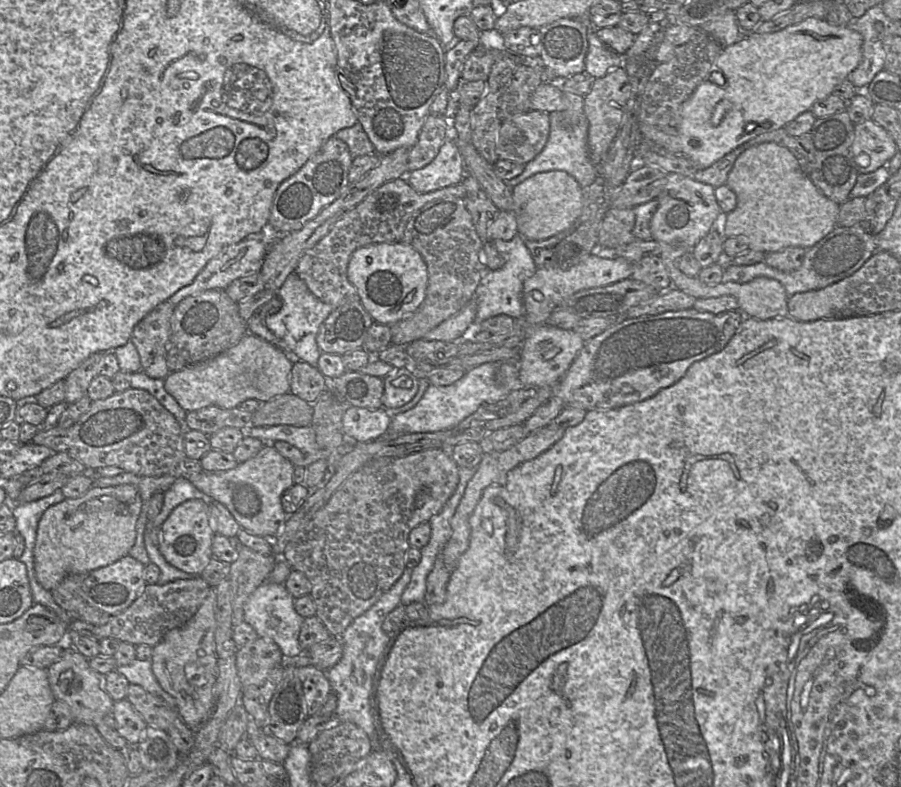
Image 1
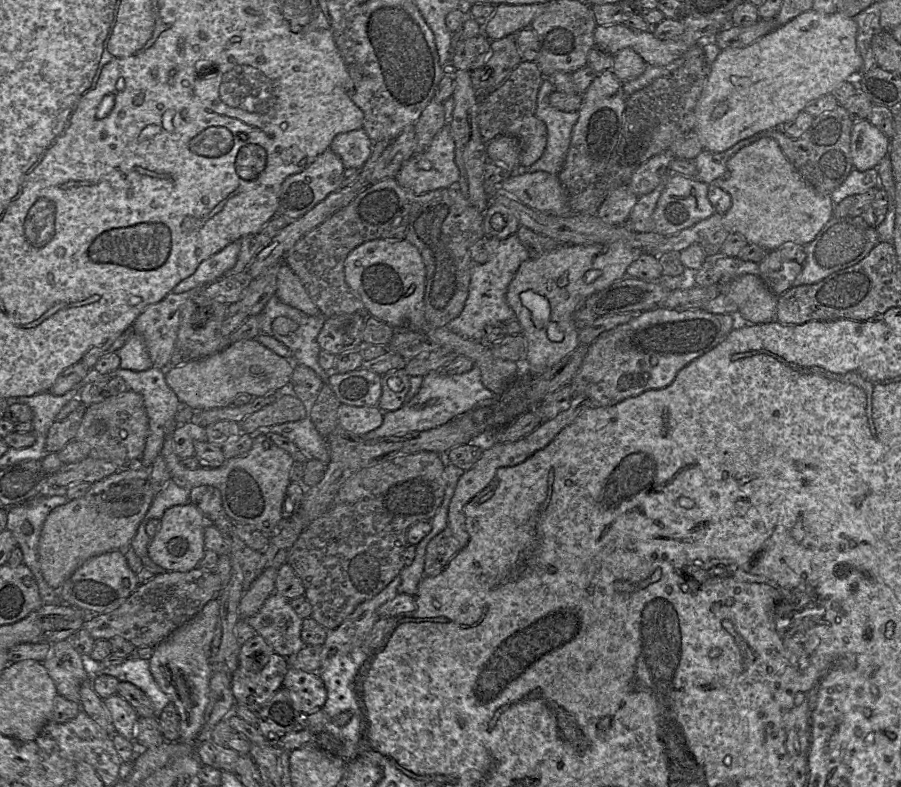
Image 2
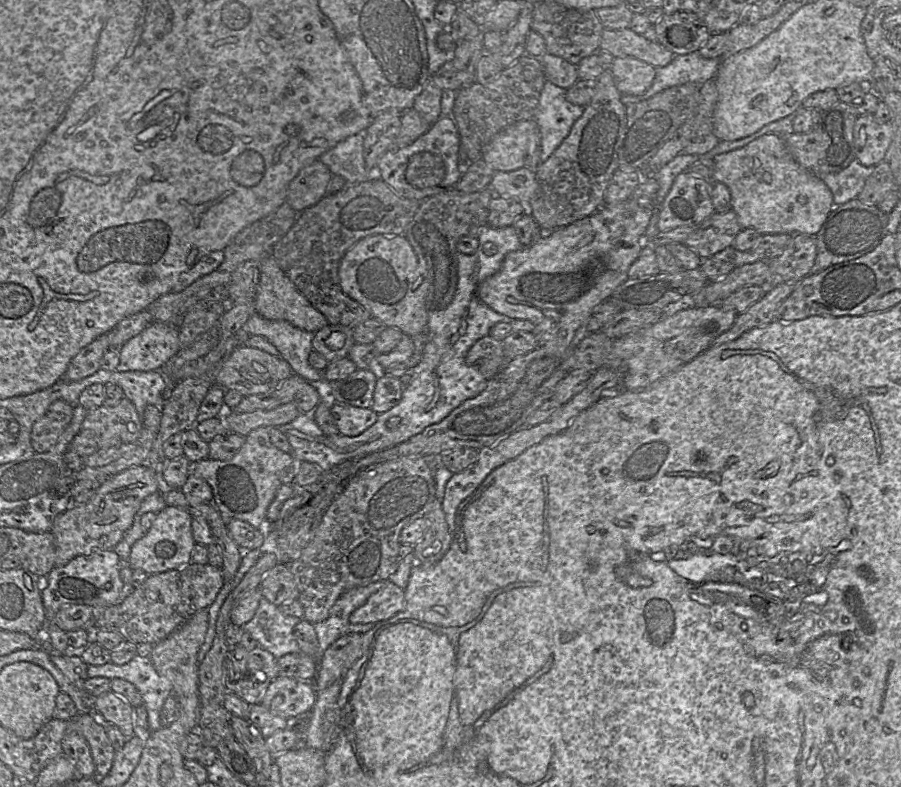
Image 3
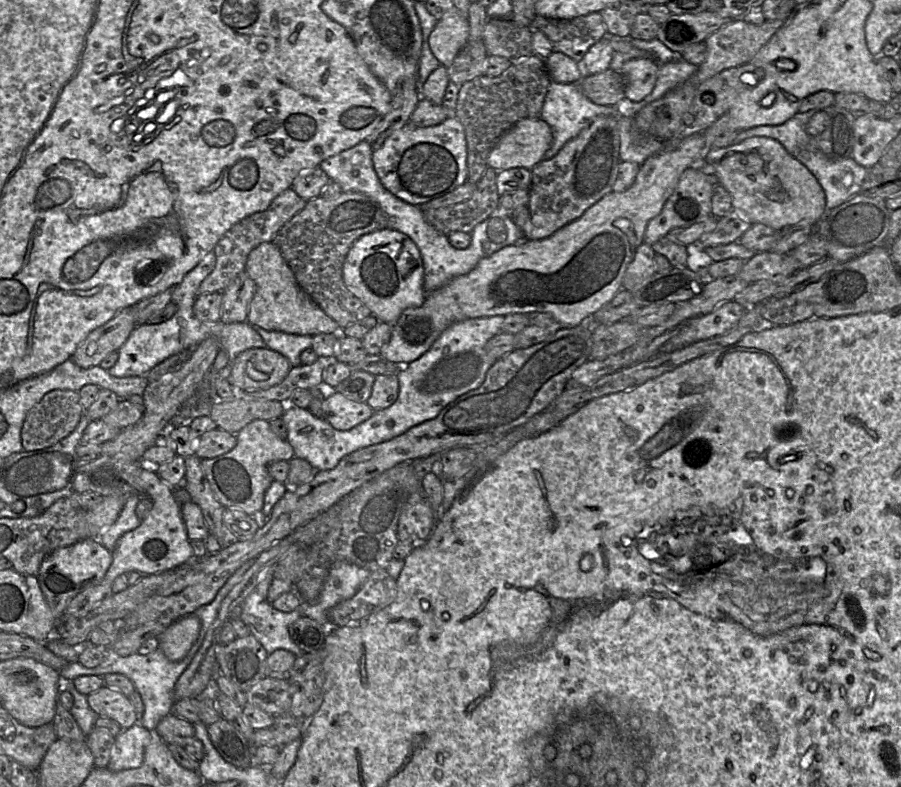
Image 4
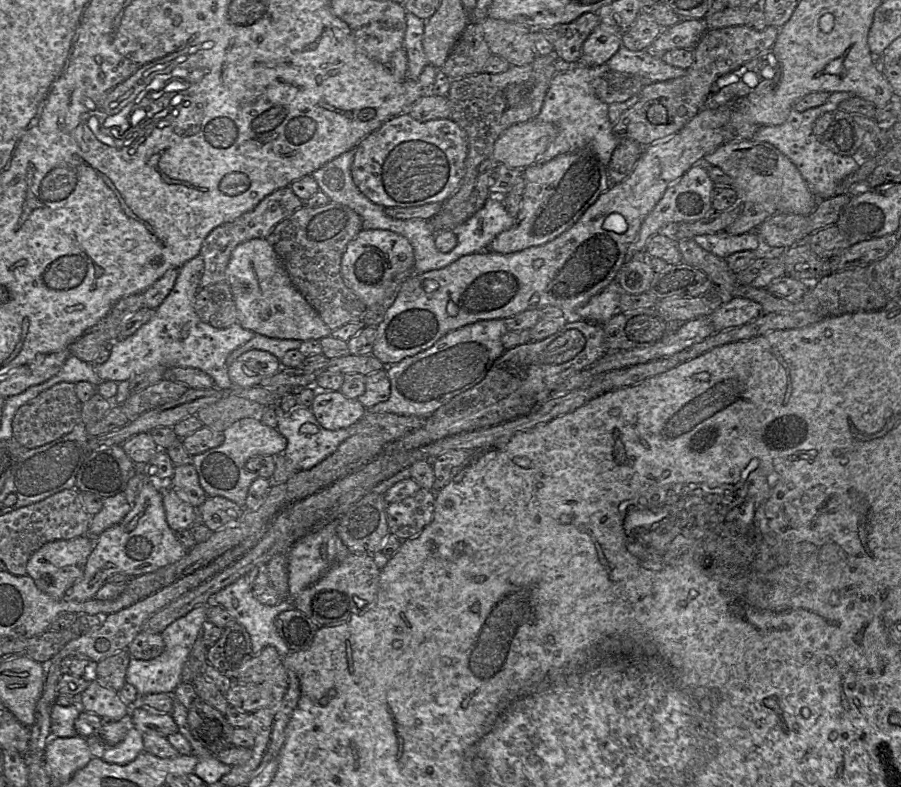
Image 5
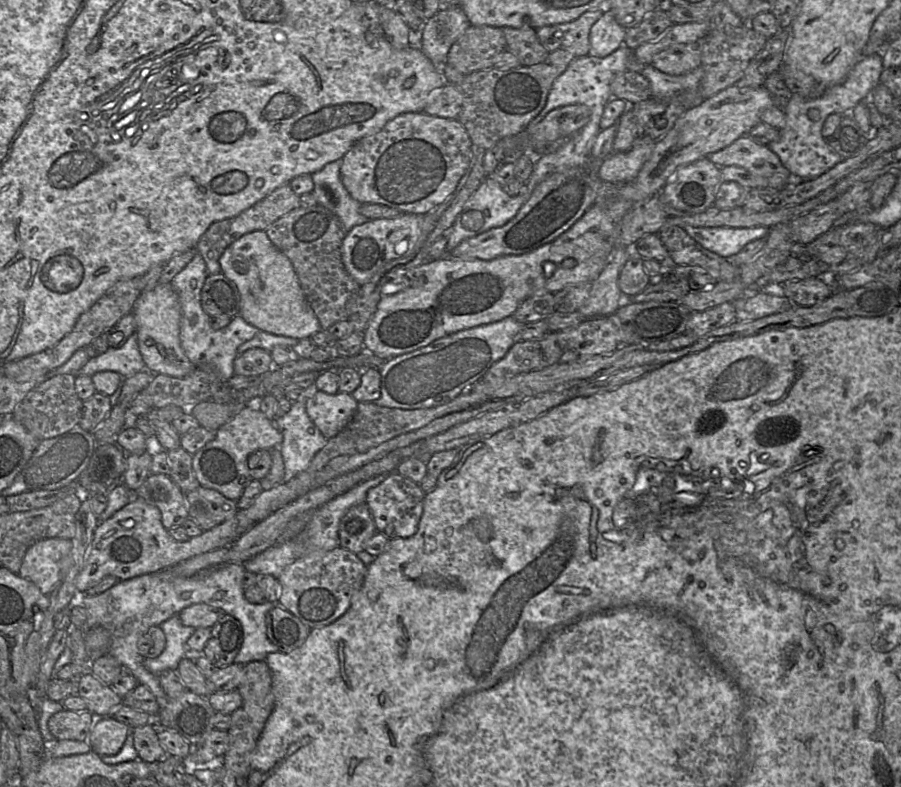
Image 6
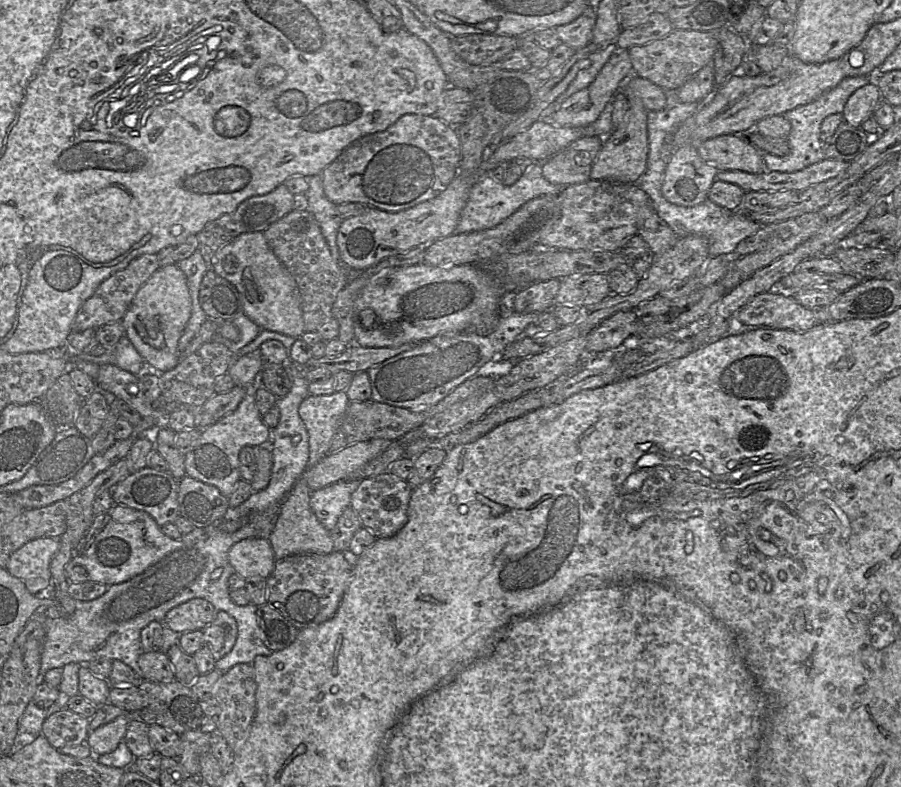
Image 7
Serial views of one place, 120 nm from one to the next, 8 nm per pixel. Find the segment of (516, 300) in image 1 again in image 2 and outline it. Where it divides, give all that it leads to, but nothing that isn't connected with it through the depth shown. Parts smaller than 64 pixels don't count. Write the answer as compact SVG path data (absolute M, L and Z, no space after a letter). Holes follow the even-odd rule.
M517 233L504 239L488 237L487 251L488 261L473 265L469 294L462 312L446 325L450 331L476 341L484 341L487 325L500 325L515 318L515 312L506 299L508 286L520 264L530 259L530 254L519 240Z

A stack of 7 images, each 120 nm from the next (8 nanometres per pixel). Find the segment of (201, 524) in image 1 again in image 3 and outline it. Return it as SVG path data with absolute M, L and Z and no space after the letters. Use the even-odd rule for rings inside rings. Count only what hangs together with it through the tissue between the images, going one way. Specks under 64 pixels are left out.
M166 506L157 513L156 519L142 538L132 548L127 565L132 570L141 569L148 575L179 570L192 563L192 551L196 544L192 533L191 514L179 507Z

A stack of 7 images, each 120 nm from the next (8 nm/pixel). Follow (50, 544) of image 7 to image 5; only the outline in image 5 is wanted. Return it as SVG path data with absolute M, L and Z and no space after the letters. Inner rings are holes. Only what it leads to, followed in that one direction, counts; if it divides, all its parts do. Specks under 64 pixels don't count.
M82 535L70 540L46 543L29 558L27 575L34 580L39 590L53 598L62 599L67 590L83 576L88 557L94 549L94 542L89 535Z

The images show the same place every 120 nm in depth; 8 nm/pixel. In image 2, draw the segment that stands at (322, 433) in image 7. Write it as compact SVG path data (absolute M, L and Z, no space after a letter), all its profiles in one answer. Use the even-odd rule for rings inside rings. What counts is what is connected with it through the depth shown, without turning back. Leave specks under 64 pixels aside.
M341 404L338 407L338 424L344 430L363 436L378 428L383 422L383 413L378 406L350 406Z

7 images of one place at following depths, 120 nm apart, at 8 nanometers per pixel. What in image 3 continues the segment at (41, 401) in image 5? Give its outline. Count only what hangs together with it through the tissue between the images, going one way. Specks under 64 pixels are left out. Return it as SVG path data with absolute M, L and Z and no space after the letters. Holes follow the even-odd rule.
M65 400L54 401L32 426L30 441L37 453L49 451L54 447L71 422L74 406Z

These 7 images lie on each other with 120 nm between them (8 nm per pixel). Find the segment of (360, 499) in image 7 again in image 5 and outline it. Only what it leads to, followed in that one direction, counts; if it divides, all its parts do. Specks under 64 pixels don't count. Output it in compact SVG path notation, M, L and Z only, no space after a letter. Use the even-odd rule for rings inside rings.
M408 478L384 494L390 534L404 541L418 536L433 519L435 492Z

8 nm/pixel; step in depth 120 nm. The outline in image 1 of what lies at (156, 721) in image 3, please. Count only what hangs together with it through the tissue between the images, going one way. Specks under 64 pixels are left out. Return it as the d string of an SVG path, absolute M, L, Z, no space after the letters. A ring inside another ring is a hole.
M134 659L130 664L117 666L115 670L122 674L130 684L139 685L153 696L159 697L166 704L175 709L176 701L160 686L156 680L151 666L151 660Z

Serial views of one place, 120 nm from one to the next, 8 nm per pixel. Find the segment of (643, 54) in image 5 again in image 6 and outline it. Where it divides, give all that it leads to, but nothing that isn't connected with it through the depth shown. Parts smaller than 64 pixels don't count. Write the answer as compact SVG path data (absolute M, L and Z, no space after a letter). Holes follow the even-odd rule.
M633 50L627 59L627 70L644 76L650 83L651 97L658 101L668 101L684 91L696 90L704 74L701 66L682 75L663 73L651 64L638 62Z

